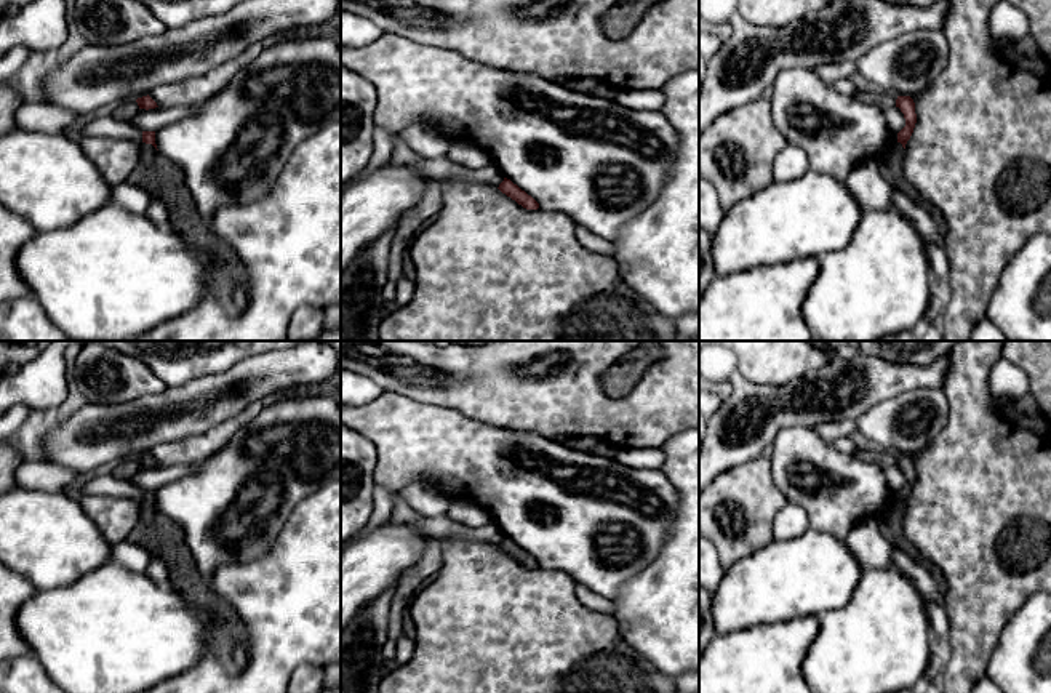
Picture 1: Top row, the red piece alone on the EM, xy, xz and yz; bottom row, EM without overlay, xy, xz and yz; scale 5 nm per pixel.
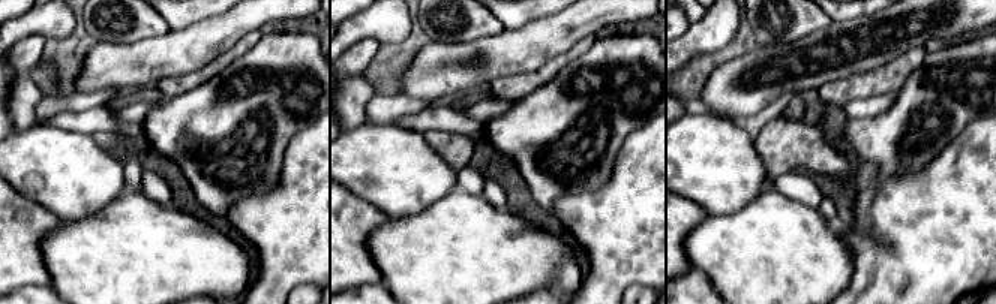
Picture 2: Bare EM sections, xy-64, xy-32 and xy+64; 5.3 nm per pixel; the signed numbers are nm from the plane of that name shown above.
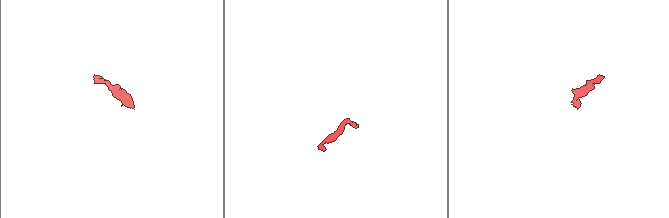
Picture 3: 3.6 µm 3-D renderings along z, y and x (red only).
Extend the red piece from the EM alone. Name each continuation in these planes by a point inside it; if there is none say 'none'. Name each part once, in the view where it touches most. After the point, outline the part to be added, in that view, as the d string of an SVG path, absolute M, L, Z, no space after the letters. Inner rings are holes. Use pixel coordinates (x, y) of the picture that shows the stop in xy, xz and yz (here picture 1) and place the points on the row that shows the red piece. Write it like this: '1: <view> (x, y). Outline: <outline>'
1: xy (162, 180). Outline: M142 142L139 165L128 179L166 206L170 227L182 237L187 248L213 254L219 261L219 267L213 272L214 294L227 299L232 288L238 285L242 262L230 245L218 238L198 213L182 170L166 160L152 144Z

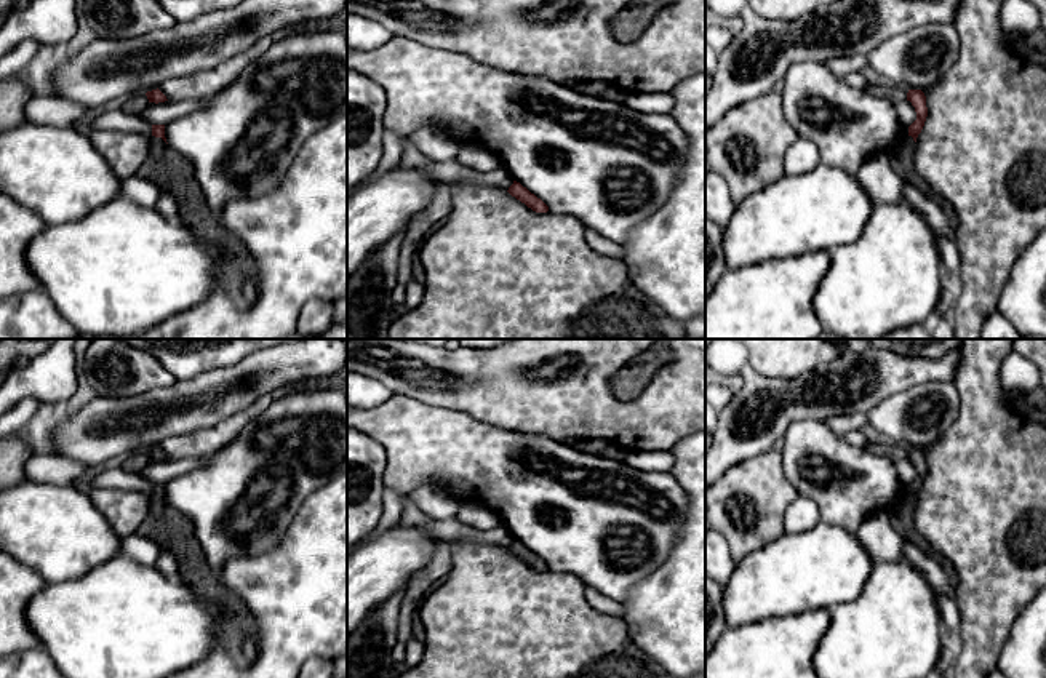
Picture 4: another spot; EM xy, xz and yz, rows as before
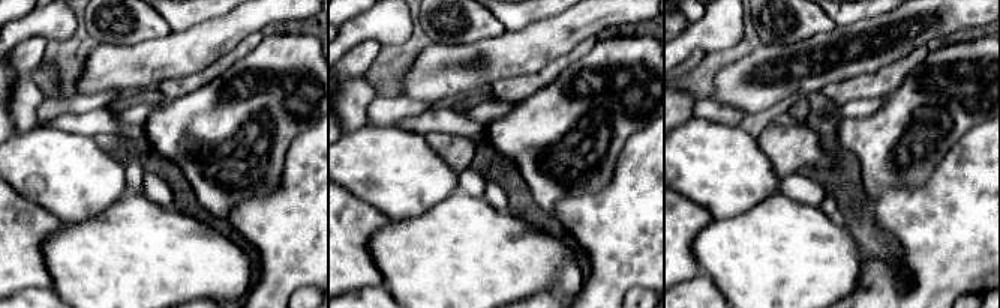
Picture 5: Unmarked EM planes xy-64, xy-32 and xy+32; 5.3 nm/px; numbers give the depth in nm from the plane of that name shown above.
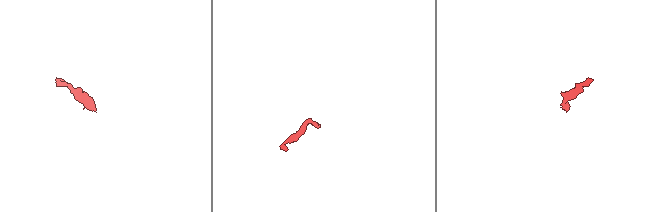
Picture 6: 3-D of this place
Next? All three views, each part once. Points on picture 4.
1: xy (171, 173). Outline: M152 136L149 158L138 173L176 200L179 221L192 230L197 241L222 248L229 254L229 261L222 265L224 288L237 293L242 281L248 278L251 256L240 238L227 232L208 206L192 163L176 154L162 138Z

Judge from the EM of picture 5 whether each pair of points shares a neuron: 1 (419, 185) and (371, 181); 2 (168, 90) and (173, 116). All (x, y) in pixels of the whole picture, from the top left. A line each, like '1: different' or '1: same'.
1: same
2: different

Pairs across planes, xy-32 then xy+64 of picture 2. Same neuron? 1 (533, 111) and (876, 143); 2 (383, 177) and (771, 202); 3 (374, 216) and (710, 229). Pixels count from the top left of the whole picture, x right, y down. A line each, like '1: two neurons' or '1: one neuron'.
1: one neuron
2: two neurons
3: two neurons

